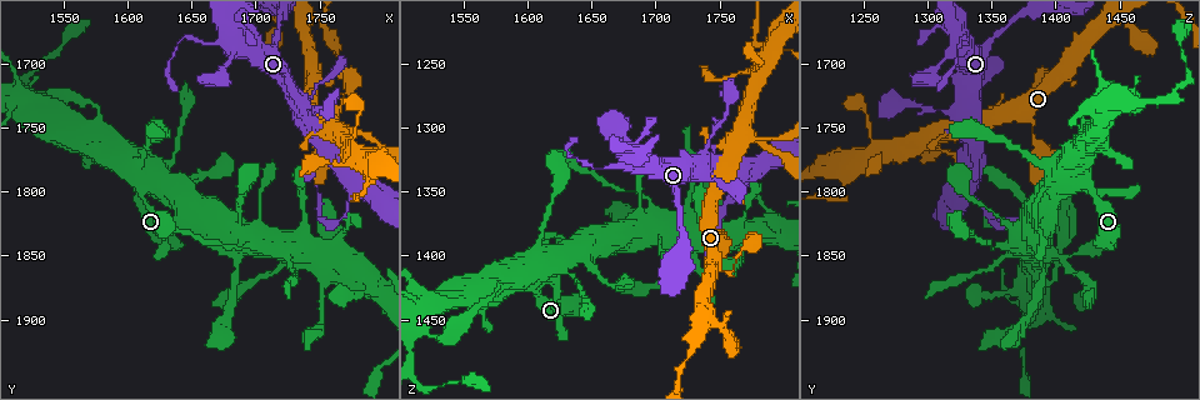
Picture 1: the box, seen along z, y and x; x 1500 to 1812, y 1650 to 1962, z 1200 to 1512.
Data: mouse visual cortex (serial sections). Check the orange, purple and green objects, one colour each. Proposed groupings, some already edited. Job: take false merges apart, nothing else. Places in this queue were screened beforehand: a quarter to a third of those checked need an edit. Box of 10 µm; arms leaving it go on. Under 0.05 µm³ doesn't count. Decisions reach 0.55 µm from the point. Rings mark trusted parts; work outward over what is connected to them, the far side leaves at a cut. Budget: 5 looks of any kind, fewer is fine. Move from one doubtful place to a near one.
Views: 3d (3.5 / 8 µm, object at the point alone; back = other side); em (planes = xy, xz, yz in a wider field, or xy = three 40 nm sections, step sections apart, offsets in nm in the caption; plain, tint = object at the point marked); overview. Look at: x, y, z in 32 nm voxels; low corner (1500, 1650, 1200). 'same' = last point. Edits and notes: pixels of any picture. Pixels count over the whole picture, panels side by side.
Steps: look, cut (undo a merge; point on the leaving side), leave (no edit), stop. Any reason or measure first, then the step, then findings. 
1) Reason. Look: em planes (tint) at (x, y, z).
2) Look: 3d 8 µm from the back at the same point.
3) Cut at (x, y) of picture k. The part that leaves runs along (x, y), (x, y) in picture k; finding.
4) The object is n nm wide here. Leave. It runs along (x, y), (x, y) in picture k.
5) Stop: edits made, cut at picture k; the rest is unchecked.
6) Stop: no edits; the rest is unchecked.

Sharp bend. Look: 3d 3.5 µm at (1788, 1782, 1240).

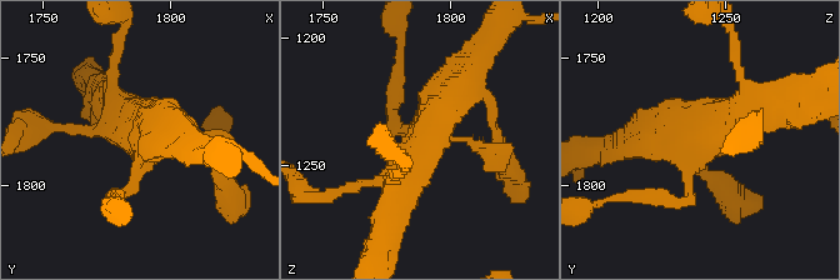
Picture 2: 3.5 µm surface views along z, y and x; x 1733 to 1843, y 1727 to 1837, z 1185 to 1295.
Shape alone is not enough. Look: em xy step 2 (tint) at (1789, 1780, 1242).

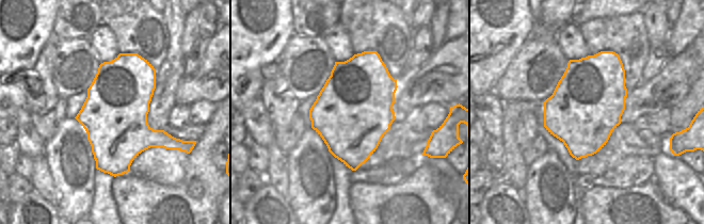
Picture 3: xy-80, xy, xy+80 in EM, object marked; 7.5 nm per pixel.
Cut it another way. Look: em xy step 1 (tint) at the same point.

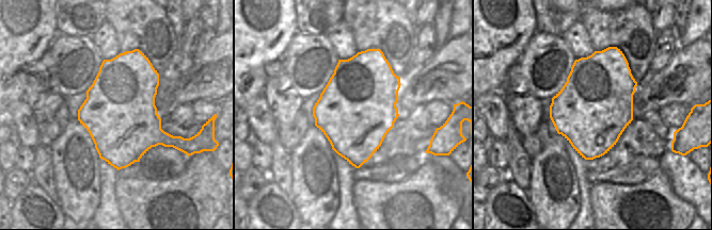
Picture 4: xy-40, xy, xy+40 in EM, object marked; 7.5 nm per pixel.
Leave. It runs along (395, 209), (433, 119), (464, 80) in picture 2; one cell here.

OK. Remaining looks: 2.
A fork. Look: 3d 3.5 µm at (1774, 1804, 1336).

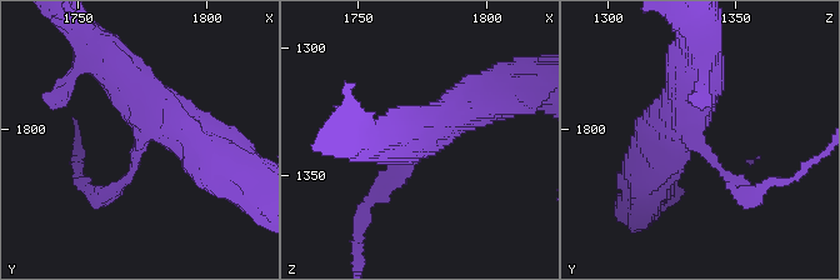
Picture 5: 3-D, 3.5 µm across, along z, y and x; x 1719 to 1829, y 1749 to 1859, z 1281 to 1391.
3 arms meet here; the arms are 150, 500, 500 nm wide; shape alone is not enough. Look: em xy step 1 (tint) at (1776, 1802, 1334).

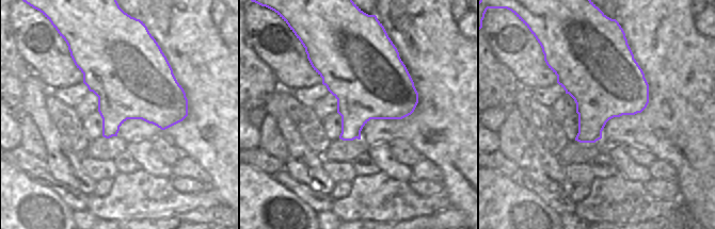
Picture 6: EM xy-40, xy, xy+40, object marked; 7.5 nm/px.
Cut at (380, 181) of picture 5. The part that leaves runs along (408, 168), (369, 199), (358, 248) in picture 5; a second cell is stuck on.

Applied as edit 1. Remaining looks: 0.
Stop: edits made, cut at picture 5; the rest is unchecked.

